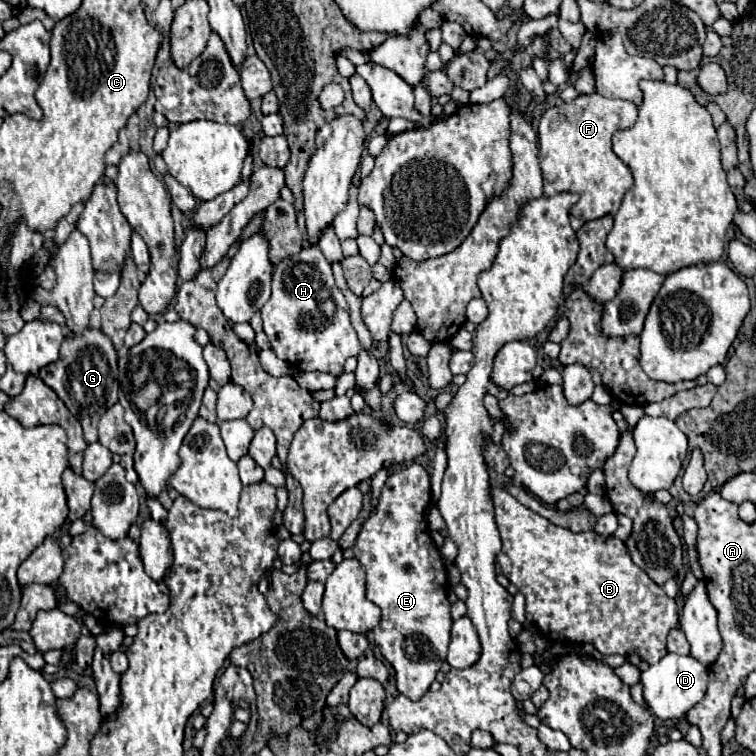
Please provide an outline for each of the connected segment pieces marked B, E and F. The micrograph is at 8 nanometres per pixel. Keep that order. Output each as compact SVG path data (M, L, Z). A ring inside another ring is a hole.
M499 487L493 489L493 505L503 509L495 517L503 541L503 549L497 555L497 565L501 567L501 573L525 595L527 621L539 627L539 633L547 641L575 645L591 643L603 655L617 653L627 657L631 653L637 653L641 661L647 661L649 665L667 655L665 637L673 627L677 627L675 599L667 597L665 591L657 583L653 583L653 579L649 579L649 575L645 575L641 567L633 563L623 541L613 535L605 539L595 531L573 533L565 527L553 525L545 517L529 511L513 495Z
M413 461L391 469L381 489L379 501L371 511L369 519L365 521L365 525L361 527L353 545L353 555L367 575L367 599L381 609L381 621L373 629L375 645L381 649L381 655L393 665L399 693L407 695L413 701L423 697L423 693L435 681L437 671L445 663L451 629L451 613L447 601L449 579L441 553L433 543L427 527L429 505L431 505L429 473L419 463Z
M599 93L579 95L569 103L559 103L547 109L539 121L539 165L543 169L543 185L545 195L557 195L563 191L571 191L579 195L579 201L571 207L571 215L581 221L599 219L603 215L615 215L623 195L633 187L631 169L613 153L611 137L619 129L629 129L637 121L637 105L623 99L607 99Z

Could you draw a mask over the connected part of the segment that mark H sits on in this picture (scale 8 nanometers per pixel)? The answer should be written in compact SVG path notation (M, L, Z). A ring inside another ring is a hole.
M317 245L303 247L301 253L281 261L273 269L271 299L263 305L261 317L271 349L289 365L303 365L299 371L325 371L339 377L343 373L345 359L361 351L361 343L349 321L347 301L339 287L335 287L331 263L321 255ZM329 301L335 307L333 313L323 309Z

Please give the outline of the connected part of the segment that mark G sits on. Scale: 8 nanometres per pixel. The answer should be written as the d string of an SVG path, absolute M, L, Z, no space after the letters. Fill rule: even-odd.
M87 329L81 337L67 337L61 343L57 363L49 363L39 371L39 377L59 395L67 409L79 419L87 443L97 441L97 423L101 415L117 403L117 351L107 335L99 329Z

